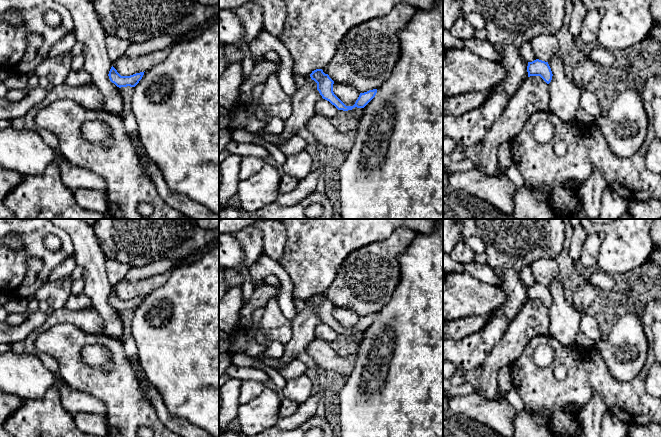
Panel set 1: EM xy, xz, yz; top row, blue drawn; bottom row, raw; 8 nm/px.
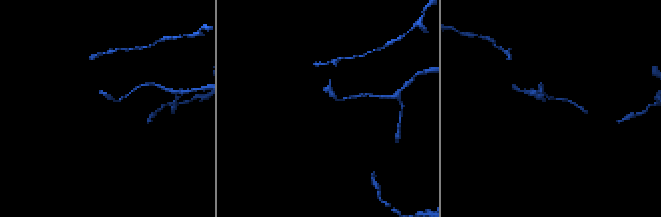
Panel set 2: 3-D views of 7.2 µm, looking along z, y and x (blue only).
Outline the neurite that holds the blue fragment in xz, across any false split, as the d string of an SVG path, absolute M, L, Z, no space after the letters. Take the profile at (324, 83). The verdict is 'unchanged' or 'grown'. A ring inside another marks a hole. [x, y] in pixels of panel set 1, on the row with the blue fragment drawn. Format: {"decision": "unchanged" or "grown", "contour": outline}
{"decision": "unchanged", "contour": "M316 69L310 74L312 80L317 83L317 90L323 99L329 101L338 110L348 111L353 108L364 108L376 95L377 89L360 93L353 106L346 106L333 92L334 81L325 74L322 69Z"}

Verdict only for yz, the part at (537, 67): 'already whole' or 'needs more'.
already whole

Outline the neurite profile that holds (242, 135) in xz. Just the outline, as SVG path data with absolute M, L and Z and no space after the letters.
M245 129L233 131L232 140L237 142L248 142L263 147L266 145L274 145L279 148L280 146L280 144L278 143L267 141L266 139L262 138L259 133L251 133L246 131Z

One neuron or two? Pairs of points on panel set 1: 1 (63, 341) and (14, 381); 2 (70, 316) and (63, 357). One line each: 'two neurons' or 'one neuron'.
1: two neurons
2: two neurons

